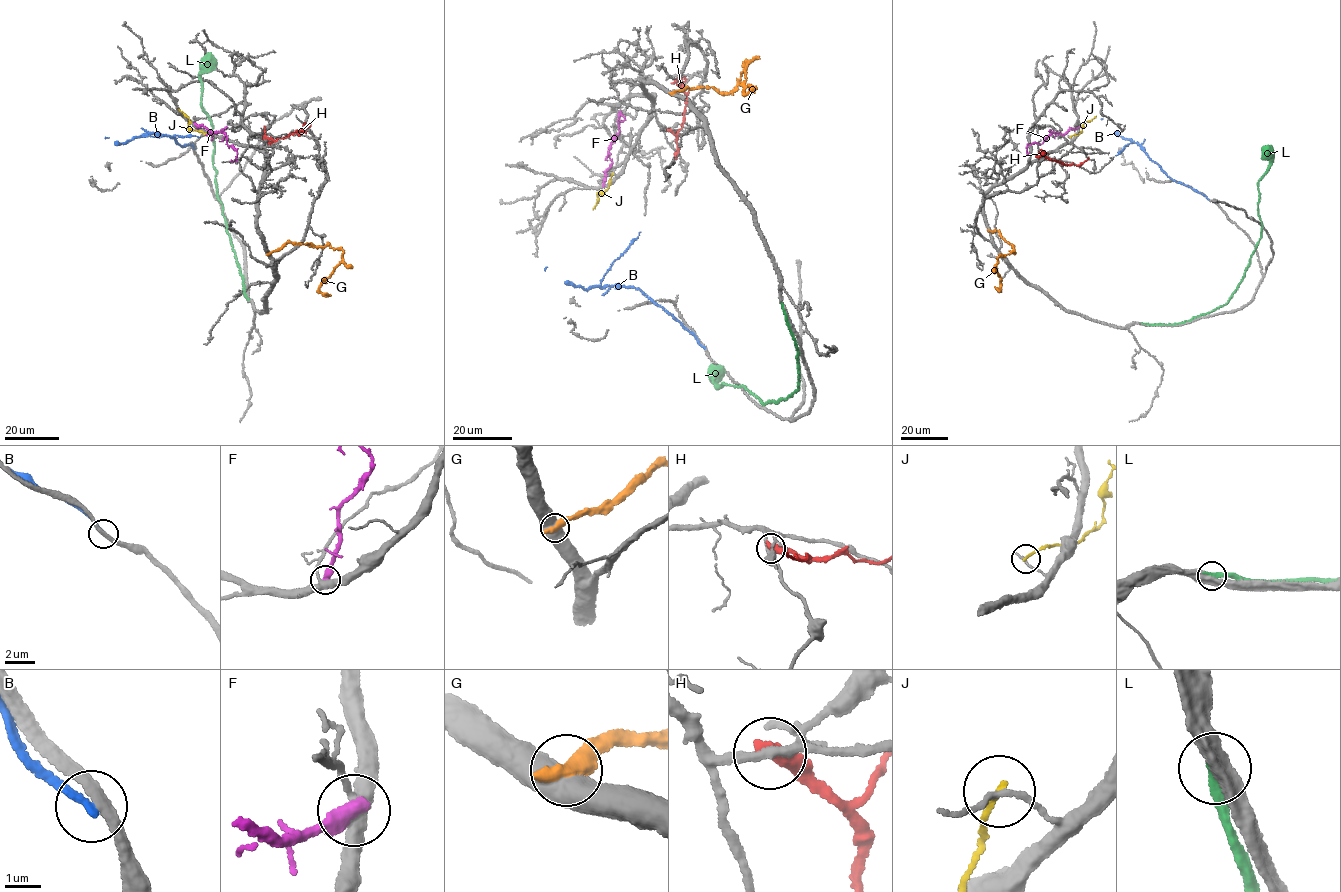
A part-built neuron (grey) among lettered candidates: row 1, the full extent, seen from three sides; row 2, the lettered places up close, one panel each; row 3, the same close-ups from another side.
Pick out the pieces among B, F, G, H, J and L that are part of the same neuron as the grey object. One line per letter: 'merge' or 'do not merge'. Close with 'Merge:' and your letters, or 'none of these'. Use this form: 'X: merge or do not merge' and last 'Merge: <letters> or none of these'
B: do not merge
F: do not merge
G: do not merge
H: do not merge
J: do not merge
L: merge
Merge: L

